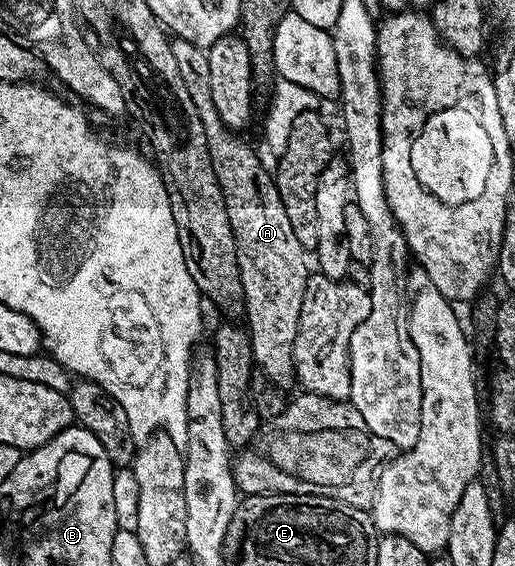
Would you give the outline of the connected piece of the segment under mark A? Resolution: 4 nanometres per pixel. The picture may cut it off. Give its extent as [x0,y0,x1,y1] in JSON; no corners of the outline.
[170,38,311,388]

